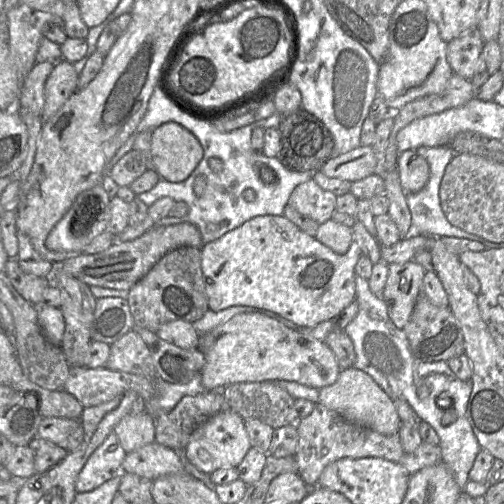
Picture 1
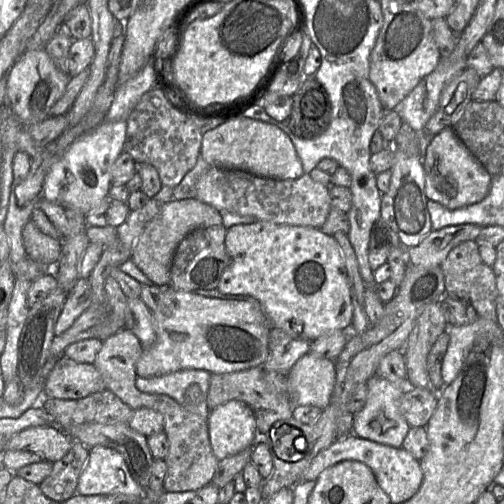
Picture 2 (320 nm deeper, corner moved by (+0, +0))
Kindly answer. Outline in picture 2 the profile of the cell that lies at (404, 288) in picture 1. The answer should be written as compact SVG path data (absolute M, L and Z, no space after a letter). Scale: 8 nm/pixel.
M461 224L432 230L417 246L407 249L408 262L422 268L440 266L448 253L458 244L476 240L482 226Z

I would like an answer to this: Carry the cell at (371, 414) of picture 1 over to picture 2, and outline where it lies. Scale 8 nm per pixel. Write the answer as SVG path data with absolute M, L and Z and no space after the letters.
M373 376L365 383L368 392L364 407L353 416L351 433L379 444L401 448L411 428L401 413L400 405L407 386L397 386L378 376Z

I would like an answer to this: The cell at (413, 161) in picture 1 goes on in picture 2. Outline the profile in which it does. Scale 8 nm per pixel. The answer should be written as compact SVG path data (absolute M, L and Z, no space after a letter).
M448 127L430 139L422 158L425 194L449 210L459 209L483 200L489 193L492 176Z

